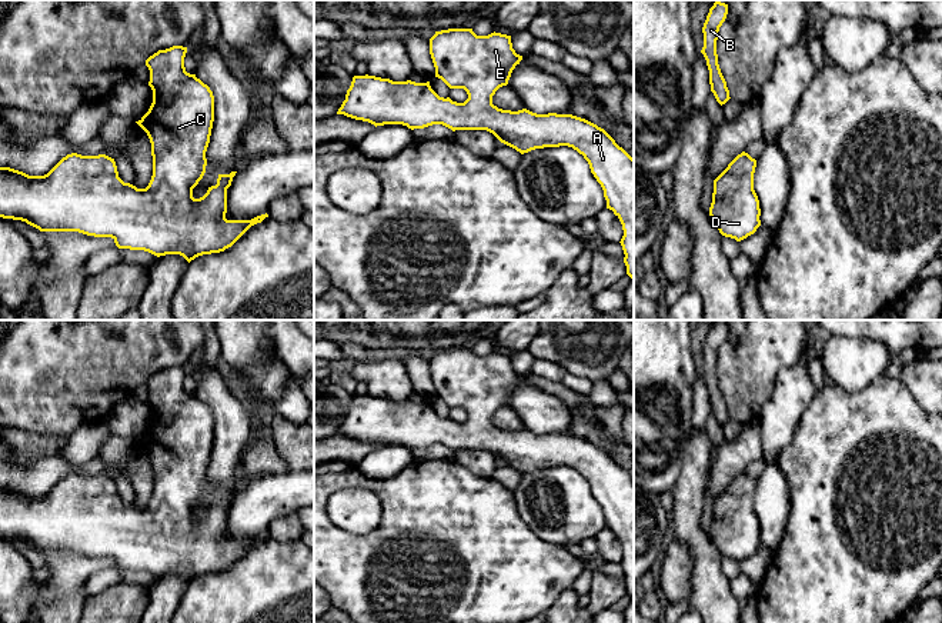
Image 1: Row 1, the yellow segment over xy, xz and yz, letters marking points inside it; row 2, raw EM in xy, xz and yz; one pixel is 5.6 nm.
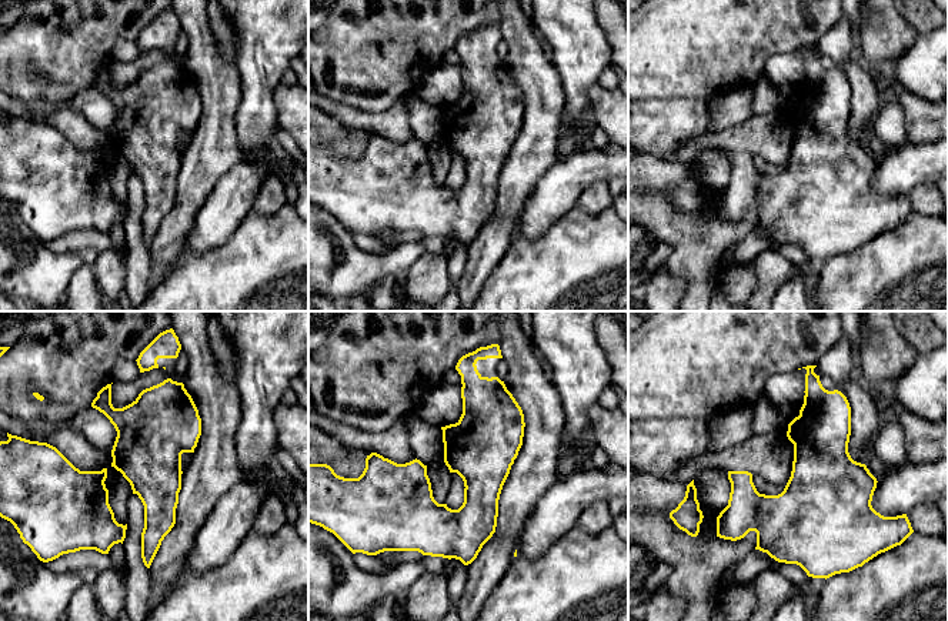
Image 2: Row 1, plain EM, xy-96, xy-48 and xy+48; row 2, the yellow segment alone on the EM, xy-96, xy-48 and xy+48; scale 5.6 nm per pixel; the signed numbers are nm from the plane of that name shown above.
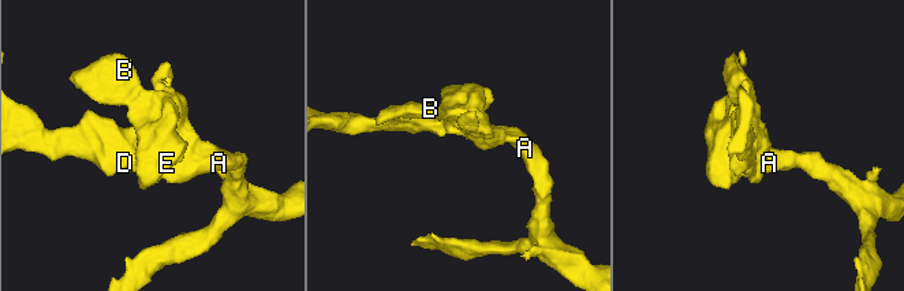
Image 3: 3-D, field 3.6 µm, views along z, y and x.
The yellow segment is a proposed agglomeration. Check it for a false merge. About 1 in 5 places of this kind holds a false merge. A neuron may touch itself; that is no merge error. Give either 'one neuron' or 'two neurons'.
one neuron

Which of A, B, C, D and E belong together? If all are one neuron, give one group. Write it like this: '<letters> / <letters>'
A B C D E

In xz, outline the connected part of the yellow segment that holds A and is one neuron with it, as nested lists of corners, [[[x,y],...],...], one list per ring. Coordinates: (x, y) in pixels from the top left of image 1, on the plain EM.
[[[448,349],[435,352],[430,359],[430,374],[435,387],[435,397],[450,409],[464,409],[468,419],[464,423],[440,417],[427,403],[392,402],[375,396],[354,396],[345,420],[337,434],[368,442],[371,444],[402,444],[408,449],[424,449],[442,444],[455,450],[487,450],[501,463],[521,474],[535,469],[568,466],[588,482],[591,493],[601,504],[607,529],[619,539],[624,550],[621,566],[627,594],[634,599],[634,479],[597,444],[572,434],[537,434],[527,429],[511,432],[492,424],[495,412],[508,404],[512,390],[522,380],[512,369],[511,356],[491,353],[477,356],[472,349]]]

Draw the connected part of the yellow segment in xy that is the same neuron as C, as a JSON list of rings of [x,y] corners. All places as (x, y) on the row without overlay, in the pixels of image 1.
[[[173,366],[158,370],[146,380],[150,390],[148,406],[153,410],[153,423],[148,432],[136,442],[148,456],[153,476],[153,496],[146,509],[137,509],[118,497],[114,479],[81,476],[77,473],[63,477],[47,494],[29,496],[23,492],[0,487],[0,537],[21,540],[40,552],[78,552],[94,557],[111,557],[118,569],[144,570],[157,577],[180,574],[188,583],[198,576],[220,573],[231,567],[251,546],[261,543],[268,534],[251,540],[227,540],[227,509],[237,492],[218,494],[217,504],[207,513],[193,517],[193,509],[206,493],[206,472],[210,463],[214,442],[214,416],[207,404],[184,387],[187,367]]]

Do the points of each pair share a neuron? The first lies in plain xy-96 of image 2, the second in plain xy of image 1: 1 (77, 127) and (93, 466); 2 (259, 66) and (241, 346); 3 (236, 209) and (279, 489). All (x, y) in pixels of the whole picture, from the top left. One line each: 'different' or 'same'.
1: different
2: same
3: same

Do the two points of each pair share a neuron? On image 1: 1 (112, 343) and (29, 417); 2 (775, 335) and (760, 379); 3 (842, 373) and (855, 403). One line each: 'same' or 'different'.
1: same
2: same
3: different

